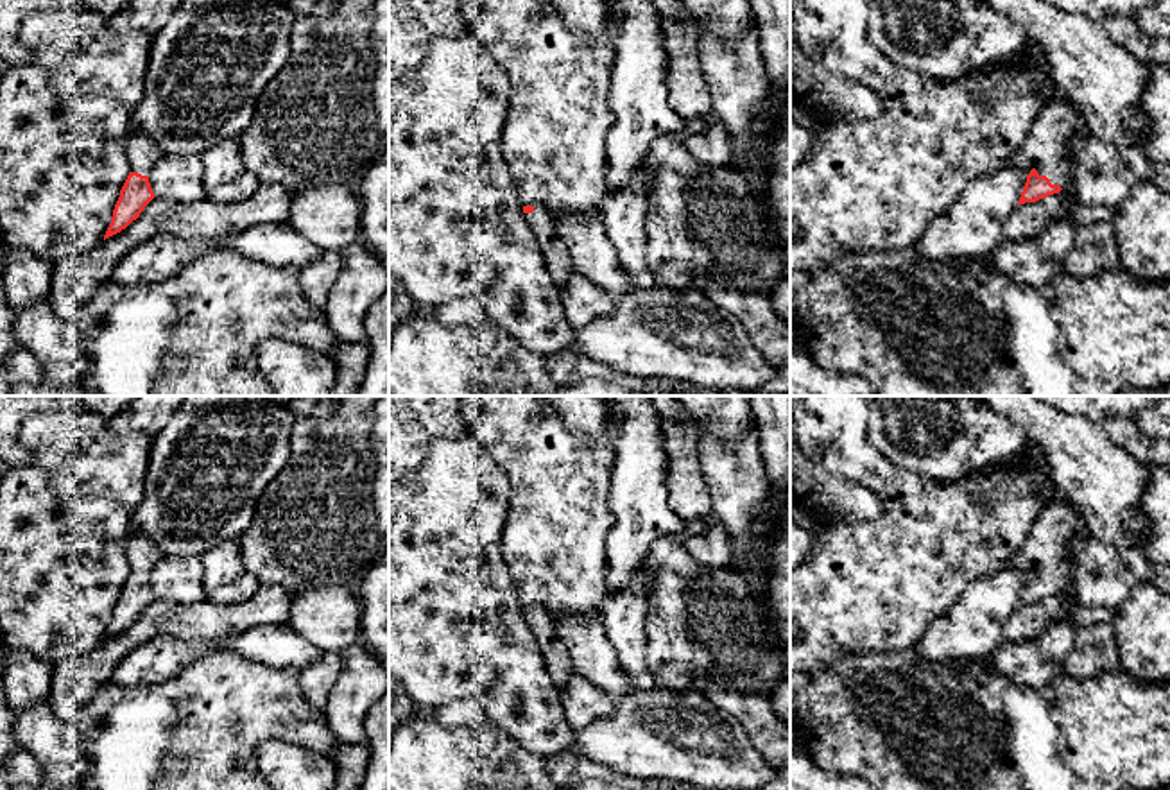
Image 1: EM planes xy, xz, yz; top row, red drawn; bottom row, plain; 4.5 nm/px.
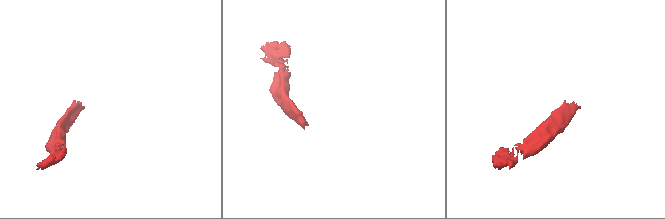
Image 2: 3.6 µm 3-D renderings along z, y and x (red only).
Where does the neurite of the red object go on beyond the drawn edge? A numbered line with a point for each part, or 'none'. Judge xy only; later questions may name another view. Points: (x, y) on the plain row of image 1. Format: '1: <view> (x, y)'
1: xy (142, 554)

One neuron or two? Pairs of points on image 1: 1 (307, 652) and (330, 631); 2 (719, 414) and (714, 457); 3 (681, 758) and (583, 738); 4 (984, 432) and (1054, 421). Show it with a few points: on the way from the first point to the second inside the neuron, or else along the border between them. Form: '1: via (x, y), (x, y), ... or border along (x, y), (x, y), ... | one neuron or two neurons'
1: border along (287, 624), (323, 652) | two neurons
2: border along (753, 423), (739, 441), (701, 436) | two neurons
3: via (656, 740), (608, 740) | one neuron
4: border along (998, 414), (1011, 420), (1034, 443) | two neurons

